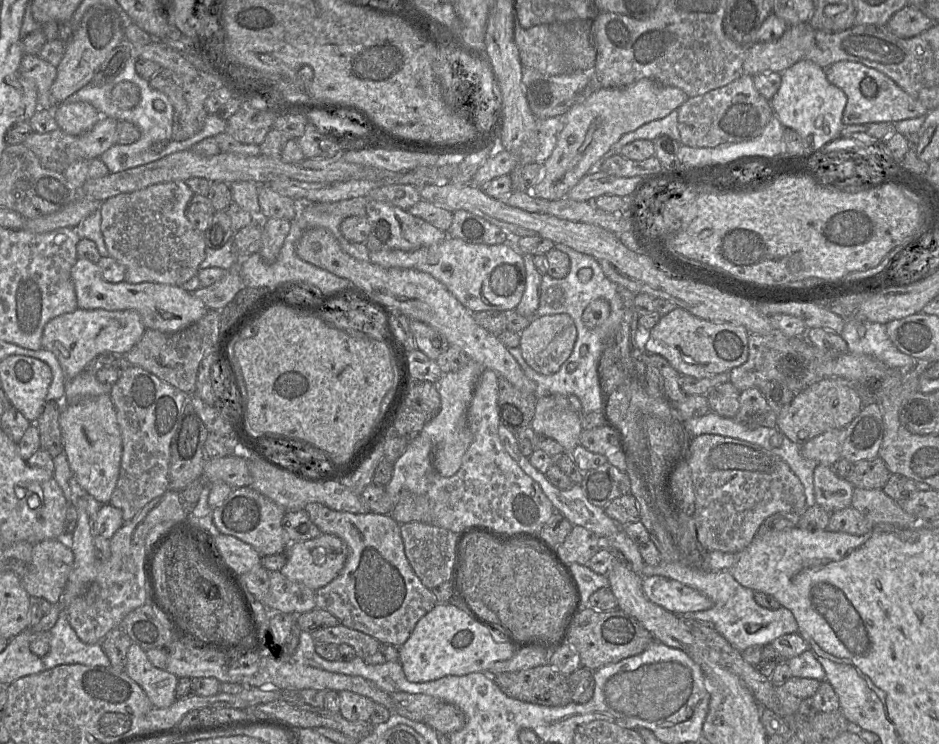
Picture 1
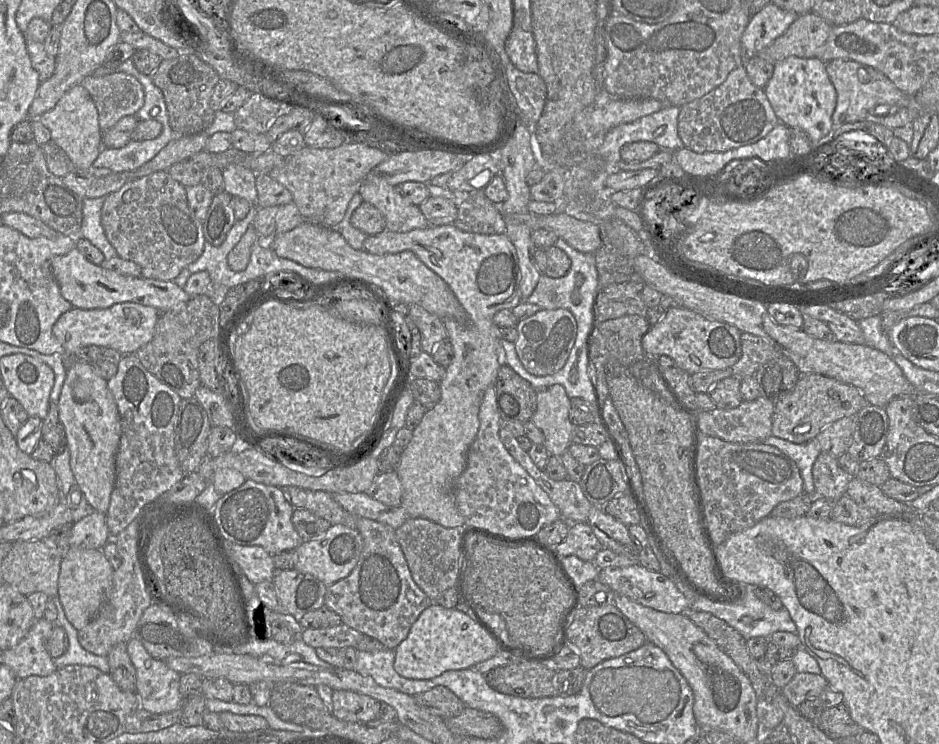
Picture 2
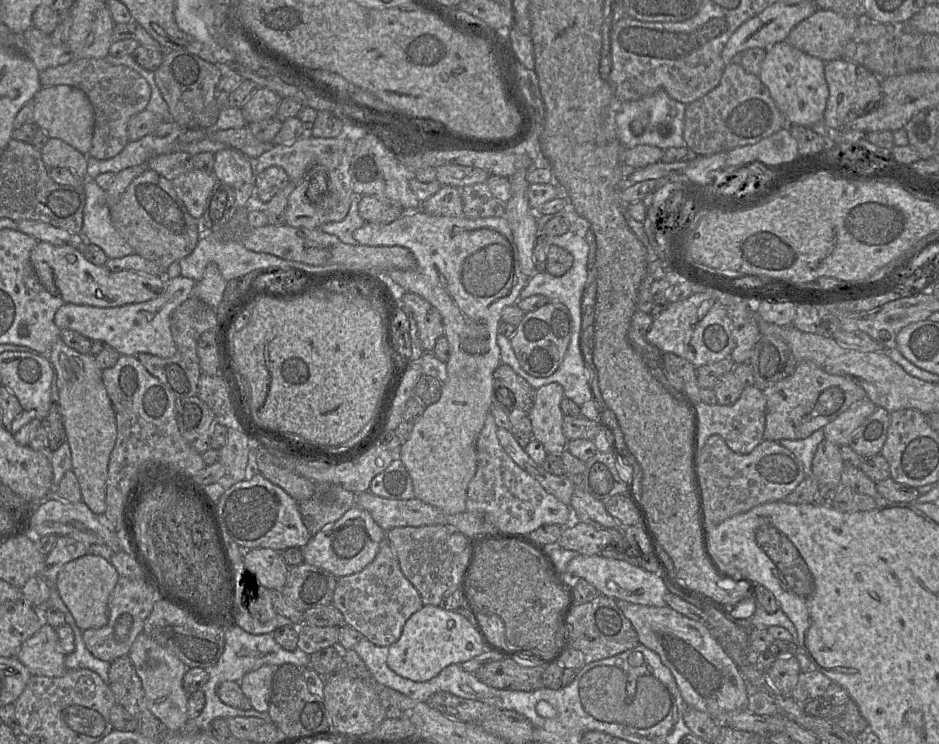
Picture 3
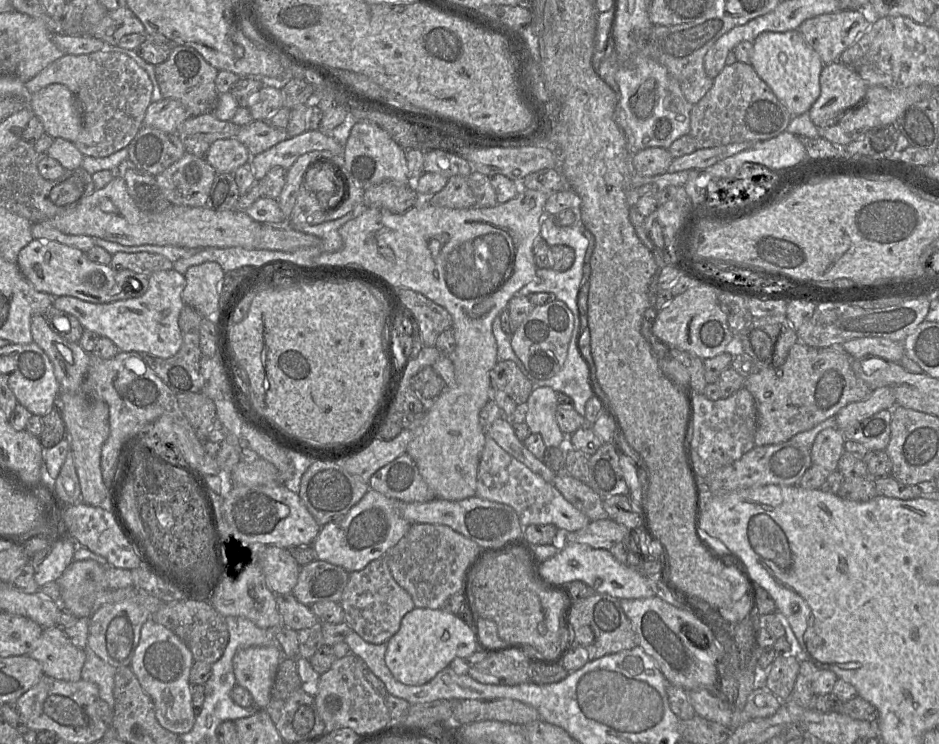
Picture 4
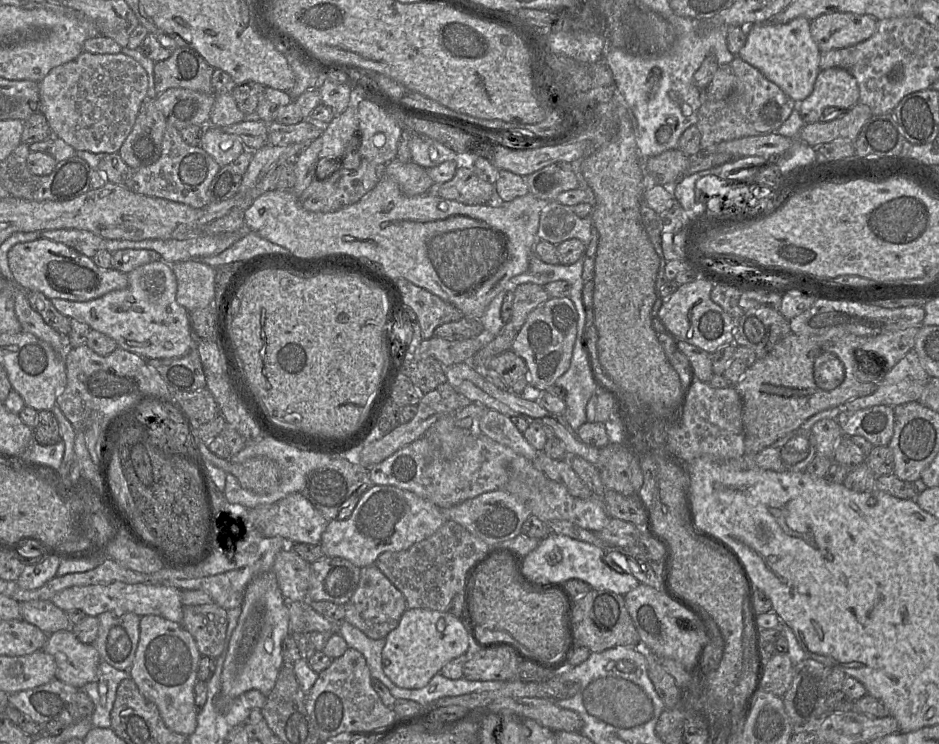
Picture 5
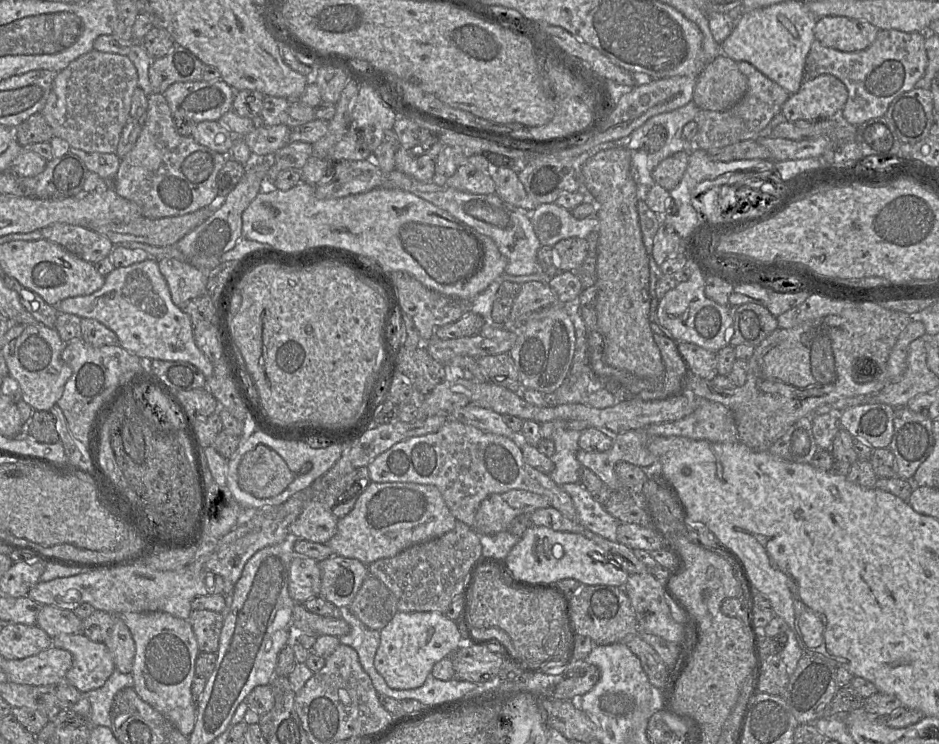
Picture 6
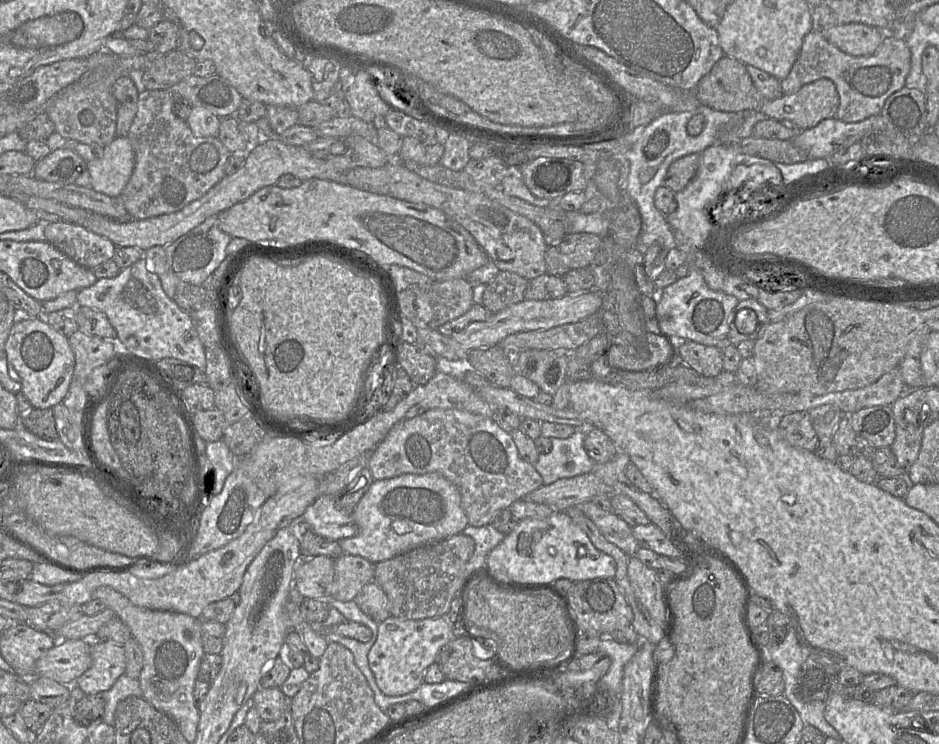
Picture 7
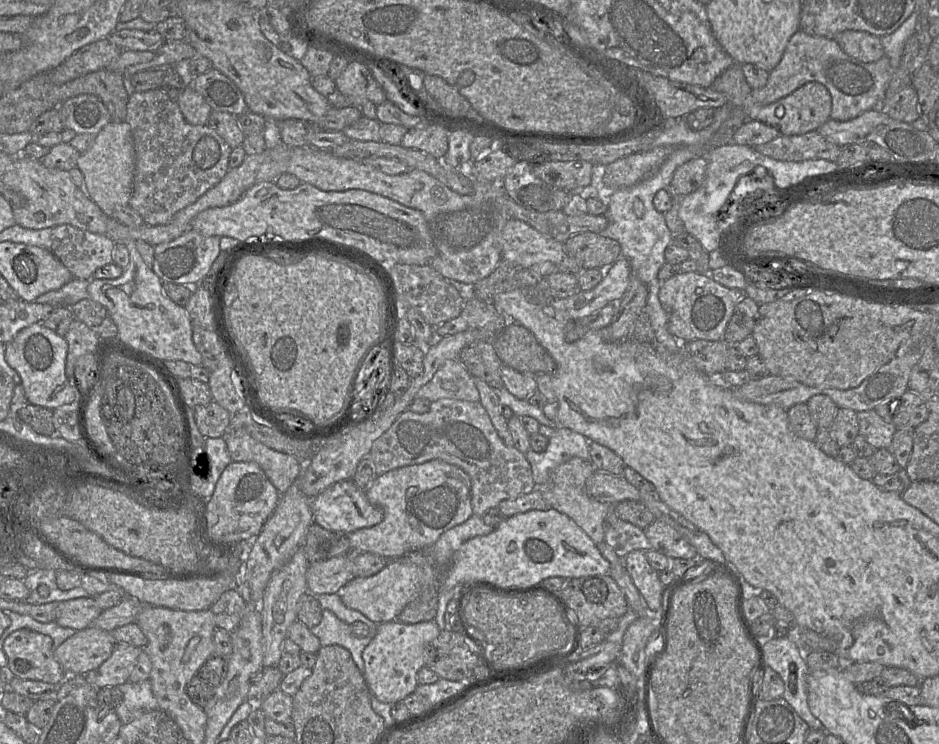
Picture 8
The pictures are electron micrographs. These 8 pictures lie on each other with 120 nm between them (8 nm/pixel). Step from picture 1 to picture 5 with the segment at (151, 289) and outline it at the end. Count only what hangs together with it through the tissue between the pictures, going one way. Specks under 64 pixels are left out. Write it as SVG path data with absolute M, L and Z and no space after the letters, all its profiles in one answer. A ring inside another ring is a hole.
M46 238L14 245L8 252L9 268L14 282L24 290L37 291L48 299L84 302L128 286L126 273L114 268L101 269L90 257L59 242Z

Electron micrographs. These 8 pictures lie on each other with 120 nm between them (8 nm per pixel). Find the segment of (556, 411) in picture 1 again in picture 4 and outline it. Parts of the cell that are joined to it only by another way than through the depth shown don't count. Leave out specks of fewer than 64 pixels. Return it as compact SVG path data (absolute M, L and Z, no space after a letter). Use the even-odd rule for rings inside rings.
M535 387L526 403L525 423L531 433L540 434L546 447L565 447L567 436L556 421L557 392L550 387Z

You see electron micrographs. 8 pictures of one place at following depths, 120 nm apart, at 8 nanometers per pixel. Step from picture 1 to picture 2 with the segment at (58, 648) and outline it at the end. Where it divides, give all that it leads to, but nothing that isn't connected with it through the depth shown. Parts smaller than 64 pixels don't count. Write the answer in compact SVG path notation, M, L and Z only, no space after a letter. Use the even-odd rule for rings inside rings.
M59 596L50 598L57 609L57 619L54 626L61 626L68 638L68 648L66 652L58 657L54 658L53 662L57 669L64 668L68 665L83 665L92 666L99 669L103 673L109 673L108 659L106 656L97 656L86 651L78 641L78 630L68 621Z

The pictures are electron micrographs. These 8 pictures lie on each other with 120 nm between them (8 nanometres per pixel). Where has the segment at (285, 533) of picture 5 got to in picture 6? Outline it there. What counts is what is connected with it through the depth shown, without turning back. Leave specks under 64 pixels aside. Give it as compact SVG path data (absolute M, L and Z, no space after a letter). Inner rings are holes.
M311 501L290 525L289 537L327 544L337 531L338 520L332 508L319 501Z

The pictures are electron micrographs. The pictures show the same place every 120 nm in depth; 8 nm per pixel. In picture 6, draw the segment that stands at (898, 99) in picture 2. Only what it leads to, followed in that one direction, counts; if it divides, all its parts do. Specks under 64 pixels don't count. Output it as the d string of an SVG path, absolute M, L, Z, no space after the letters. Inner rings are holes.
M831 74L804 79L799 90L782 105L788 122L837 118L848 98L844 83Z

